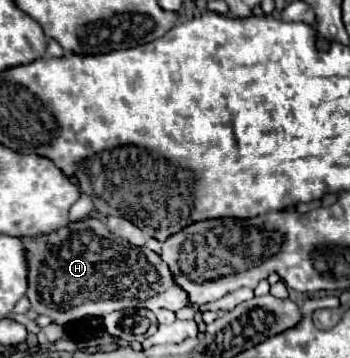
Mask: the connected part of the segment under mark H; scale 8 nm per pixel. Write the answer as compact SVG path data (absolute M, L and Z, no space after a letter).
M83 218L79 222L69 222L65 228L59 228L57 232L49 232L41 236L21 236L21 240L25 244L25 256L29 268L27 298L31 302L31 308L37 314L45 314L53 318L53 322L59 326L71 326L77 320L85 320L87 316L89 318L105 316L125 308L137 308L137 310L149 308L153 312L167 308L171 312L177 312L183 306L195 306L189 304L189 296L185 296L185 292L177 288L173 274L169 272L169 266L161 260L159 254L155 254L147 246L143 248L133 246L127 240L113 236L111 232L107 236L107 226L97 218Z

